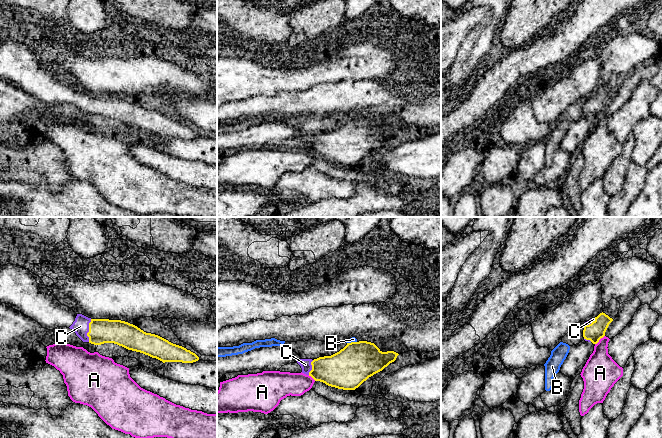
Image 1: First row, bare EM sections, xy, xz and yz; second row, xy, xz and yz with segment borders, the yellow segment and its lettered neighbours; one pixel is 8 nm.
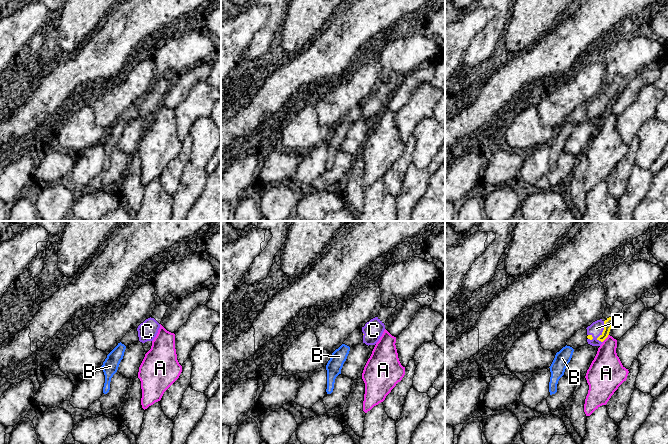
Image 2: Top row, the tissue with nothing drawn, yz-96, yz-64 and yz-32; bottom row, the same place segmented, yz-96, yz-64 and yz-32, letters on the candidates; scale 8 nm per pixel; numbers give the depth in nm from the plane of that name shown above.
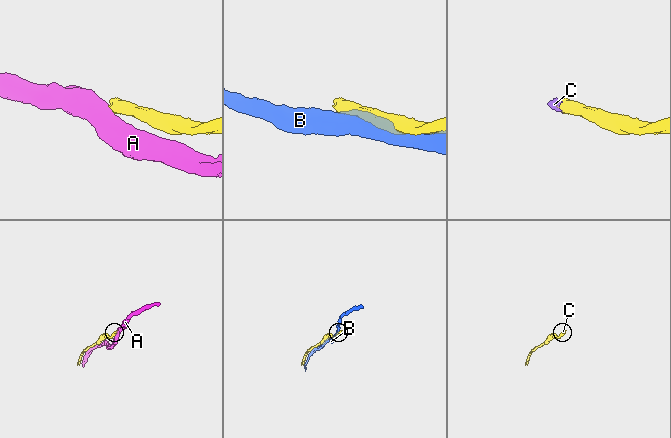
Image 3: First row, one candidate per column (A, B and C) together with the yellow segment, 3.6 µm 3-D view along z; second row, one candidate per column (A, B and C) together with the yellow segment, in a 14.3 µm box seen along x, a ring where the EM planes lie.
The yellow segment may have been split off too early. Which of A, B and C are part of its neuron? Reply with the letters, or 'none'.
C

